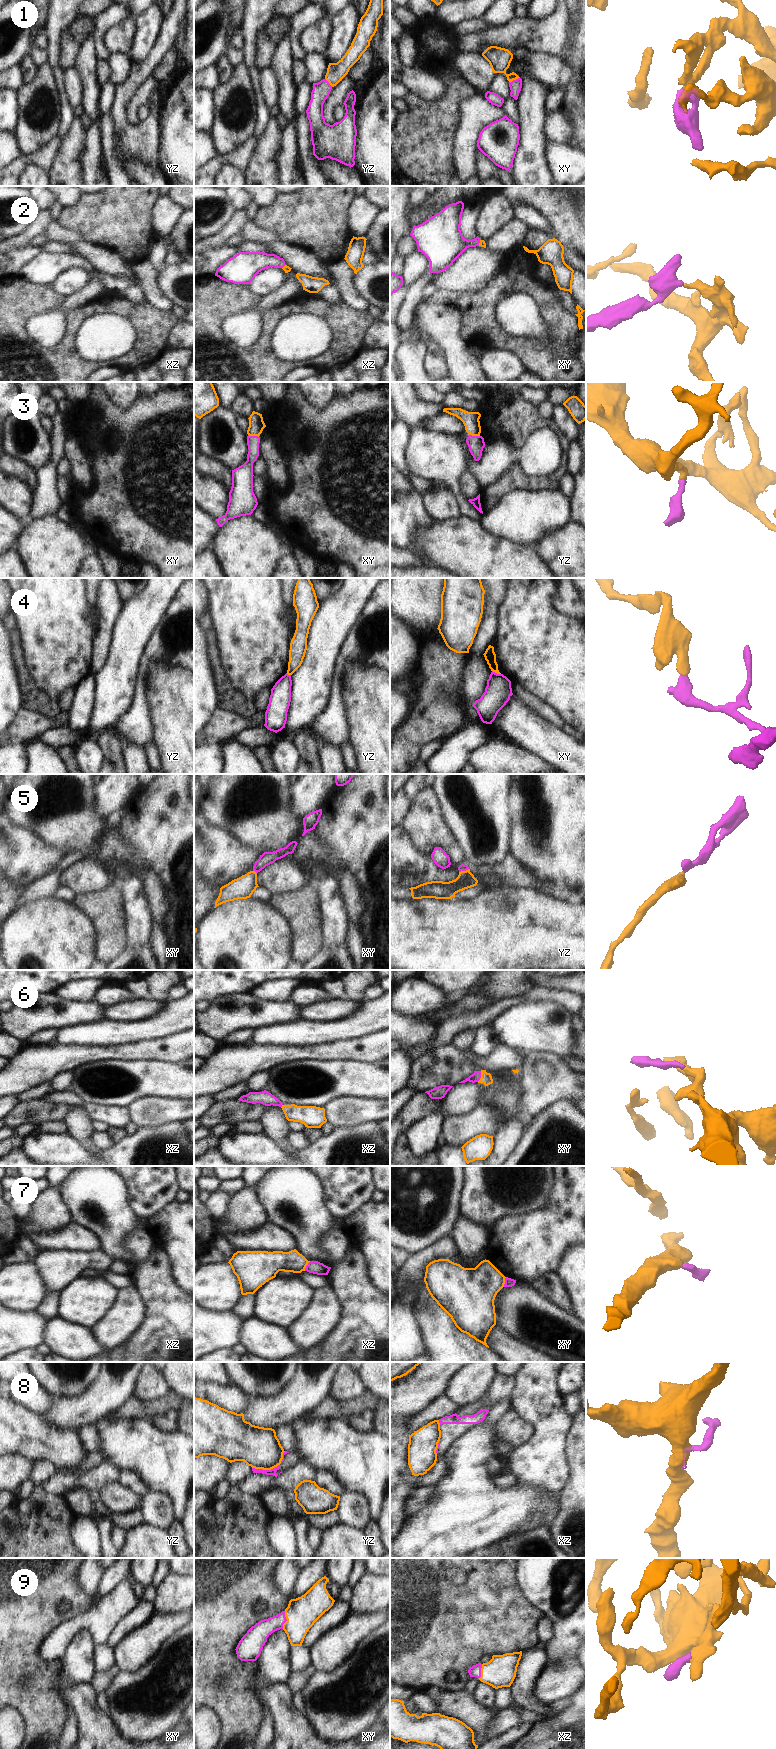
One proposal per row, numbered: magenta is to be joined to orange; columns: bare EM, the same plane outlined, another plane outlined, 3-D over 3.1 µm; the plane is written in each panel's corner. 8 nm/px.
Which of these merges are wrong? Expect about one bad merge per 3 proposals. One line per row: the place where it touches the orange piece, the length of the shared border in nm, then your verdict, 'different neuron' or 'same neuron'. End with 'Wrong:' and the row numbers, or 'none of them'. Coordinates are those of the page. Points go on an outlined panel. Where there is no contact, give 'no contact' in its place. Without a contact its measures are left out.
1: xy (514, 79) | 100 nm | same neuron
2: xy (480, 242) | 60 nm | same neuron
3: xy (253, 435) | 90 nm | same neuron
4: xy (496, 672) | 80 nm | different neuron
5: yz (463, 871) | 90 nm | same neuron
6: xy (481, 1076) | 90 nm | same neuron
7: xz (306, 1265) | 90 nm | different neuron
8: yz (265, 1469) | 220 nm | different neuron
9: xy (287, 1620) | 150 nm | same neuron
Wrong: 4, 7, 8

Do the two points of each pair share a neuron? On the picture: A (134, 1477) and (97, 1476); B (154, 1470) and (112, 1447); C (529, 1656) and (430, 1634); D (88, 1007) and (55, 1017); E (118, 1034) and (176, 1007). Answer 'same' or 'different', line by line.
A: different
B: same
C: different
D: same
E: same

